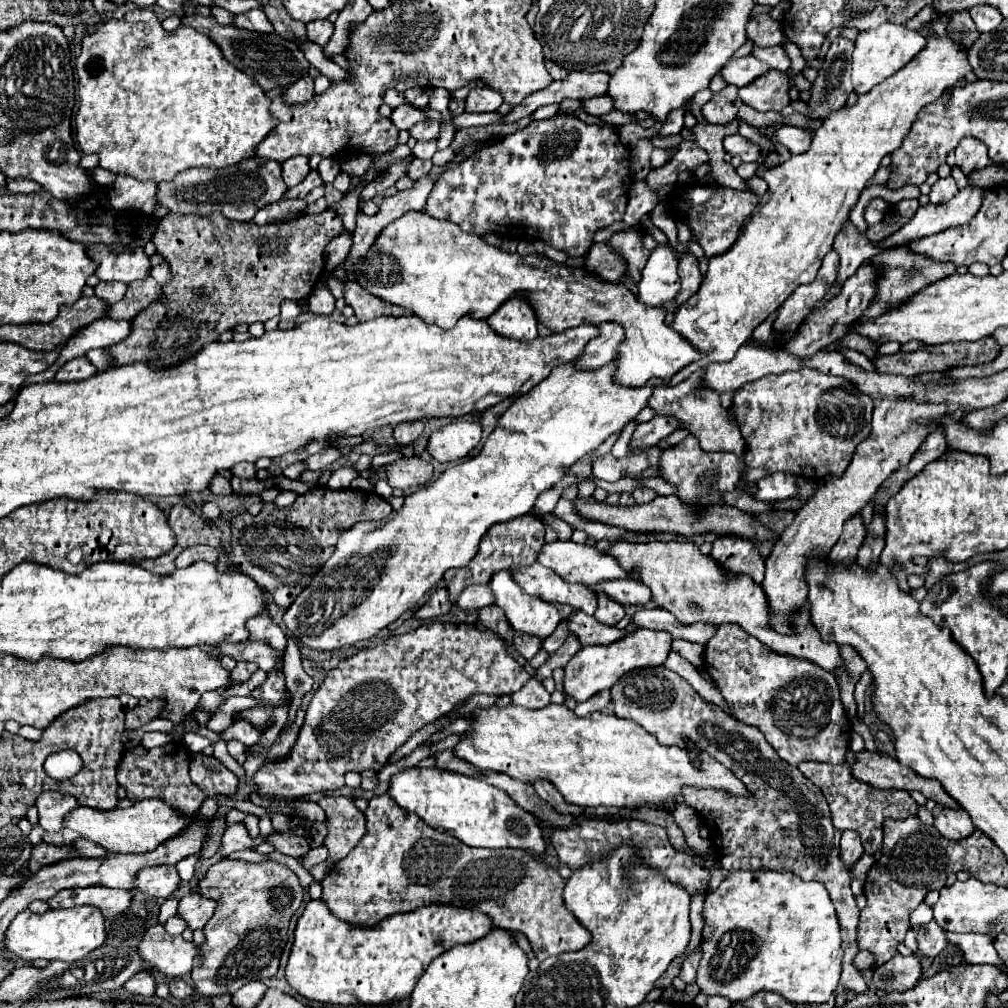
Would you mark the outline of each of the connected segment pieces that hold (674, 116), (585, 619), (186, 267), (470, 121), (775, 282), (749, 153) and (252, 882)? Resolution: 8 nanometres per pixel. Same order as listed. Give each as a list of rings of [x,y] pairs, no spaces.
[[[680,106],[676,110],[672,110],[668,114],[668,118],[664,120],[662,128],[660,128],[660,134],[680,134],[682,128],[684,128],[684,112],[688,110],[688,106]]]
[[[572,612],[566,618],[566,626],[568,626],[570,634],[574,634],[580,640],[582,646],[588,646],[588,644],[612,644],[614,640],[626,636],[624,630],[600,624],[594,616],[588,616],[588,614],[582,614],[582,612]]]
[[[326,208],[322,214],[318,216],[310,216],[310,214],[304,214],[304,216],[298,216],[290,222],[280,222],[280,224],[266,224],[266,226],[256,226],[252,222],[230,222],[228,218],[222,218],[222,214],[210,214],[206,218],[198,218],[196,214],[168,214],[160,220],[158,224],[158,230],[152,238],[152,242],[156,244],[156,250],[160,256],[164,256],[164,260],[170,264],[170,272],[172,272],[172,280],[168,284],[162,286],[162,296],[160,300],[152,302],[150,306],[146,306],[142,312],[138,312],[138,316],[134,316],[130,320],[130,336],[124,338],[122,342],[118,344],[112,344],[108,348],[104,348],[112,360],[114,360],[114,366],[126,366],[126,364],[134,364],[134,362],[146,362],[150,368],[172,368],[172,366],[178,366],[178,362],[184,362],[192,356],[196,356],[206,344],[218,340],[218,336],[224,332],[224,330],[234,330],[238,324],[252,324],[252,322],[266,322],[270,318],[274,318],[276,314],[280,314],[280,302],[282,300],[302,300],[302,298],[308,298],[312,288],[316,286],[316,282],[320,280],[322,272],[324,272],[324,248],[326,244],[338,236],[340,232],[344,230],[344,224],[342,224],[342,218],[336,210],[332,208]]]
[[[492,112],[492,114],[460,114],[454,118],[454,126],[456,128],[466,128],[466,126],[486,126],[492,122],[502,120],[504,116],[500,112]]]
[[[946,16],[934,18],[932,28],[938,36],[928,36],[926,50],[918,54],[918,58],[914,58],[906,70],[898,70],[894,78],[886,78],[886,82],[874,86],[870,94],[862,94],[854,106],[844,106],[836,112],[830,112],[824,124],[812,134],[810,150],[792,156],[790,160],[762,174],[762,178],[768,182],[768,190],[764,196],[760,196],[758,206],[744,222],[738,240],[724,254],[708,258],[708,270],[700,290],[674,312],[672,328],[682,334],[698,352],[702,352],[704,358],[690,362],[686,368],[676,372],[670,384],[680,384],[692,372],[706,368],[710,362],[730,362],[736,350],[752,338],[752,332],[760,322],[774,314],[800,284],[810,284],[816,278],[822,258],[832,250],[834,236],[844,228],[848,214],[860,198],[860,192],[880,168],[880,160],[902,144],[902,138],[910,130],[916,114],[928,102],[938,100],[946,88],[956,86],[958,78],[972,72],[962,46],[954,44],[946,34]]]
[[[740,134],[736,136],[726,136],[722,140],[724,144],[724,150],[730,154],[730,156],[740,156],[742,162],[756,162],[756,164],[762,164],[766,158],[760,156],[760,148],[758,144],[742,138]]]
[[[220,860],[208,868],[206,876],[198,884],[198,894],[216,902],[214,916],[204,926],[204,944],[198,948],[198,958],[192,968],[192,982],[200,996],[214,998],[222,994],[234,994],[246,982],[266,980],[278,972],[280,954],[288,940],[288,924],[292,914],[300,908],[302,886],[298,876],[284,864],[278,862],[244,862],[244,860]]]

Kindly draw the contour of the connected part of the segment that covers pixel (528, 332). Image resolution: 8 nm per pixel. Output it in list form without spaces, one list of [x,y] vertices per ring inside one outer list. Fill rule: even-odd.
[[[522,292],[508,298],[490,318],[488,324],[492,330],[506,338],[516,340],[534,340],[538,336],[538,318],[534,314],[534,308],[530,308],[530,302],[524,298]]]

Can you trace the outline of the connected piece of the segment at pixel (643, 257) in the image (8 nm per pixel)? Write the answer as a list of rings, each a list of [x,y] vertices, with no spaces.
[[[616,232],[610,238],[610,246],[614,246],[616,250],[620,250],[620,254],[626,258],[628,262],[628,270],[630,276],[634,278],[634,282],[640,280],[640,272],[648,260],[648,250],[642,246],[638,234],[634,232]]]

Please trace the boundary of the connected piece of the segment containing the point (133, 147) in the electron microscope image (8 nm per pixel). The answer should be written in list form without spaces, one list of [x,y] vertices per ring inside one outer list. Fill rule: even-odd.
[[[132,10],[128,12],[122,20],[110,20],[106,22],[100,30],[96,30],[94,34],[88,34],[82,40],[82,54],[76,60],[76,74],[78,74],[78,96],[80,96],[80,108],[76,112],[76,138],[80,148],[86,154],[96,152],[100,156],[100,166],[114,172],[114,174],[130,174],[138,180],[154,180],[154,182],[162,182],[162,180],[170,180],[174,178],[174,174],[194,168],[194,166],[206,166],[206,168],[226,168],[226,166],[234,166],[236,162],[240,162],[242,158],[254,156],[254,148],[258,142],[262,142],[266,138],[266,134],[274,128],[274,116],[270,114],[270,98],[266,96],[266,92],[256,86],[256,82],[244,74],[242,70],[236,70],[222,54],[222,50],[206,36],[196,32],[190,26],[180,24],[174,32],[166,32],[160,24],[160,20],[156,18],[156,14],[152,10]]]

